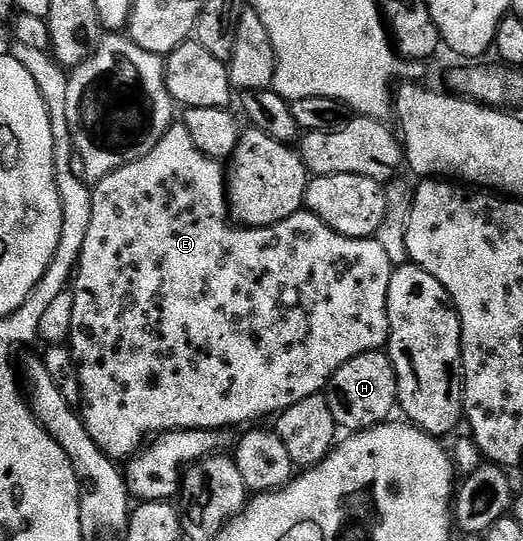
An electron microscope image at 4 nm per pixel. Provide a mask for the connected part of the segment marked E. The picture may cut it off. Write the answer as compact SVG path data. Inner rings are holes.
M175 123L146 155L123 165L121 168L115 169L114 172L111 172L109 176L103 177L92 188L91 225L87 228L87 241L83 241L83 253L81 254L81 260L77 262L75 278L71 284L71 290L74 295L74 312L71 316L71 327L67 343L77 362L77 372L81 382L80 417L85 423L87 433L91 433L91 441L95 441L95 445L99 445L99 449L103 449L103 453L108 459L114 461L128 461L132 459L145 446L150 437L156 437L162 431L186 431L187 429L207 429L208 427L229 429L234 426L232 423L249 423L252 419L259 418L260 415L276 416L291 405L295 405L295 401L303 401L303 397L322 394L329 385L330 377L347 361L351 361L368 351L380 351L389 342L387 285L391 285L391 277L393 276L395 265L387 257L387 252L383 249L383 245L379 245L379 241L375 237L371 239L343 237L339 233L335 233L335 229L331 229L326 223L319 221L319 217L315 217L310 211L304 209L296 211L291 217L287 217L287 221L279 221L273 227L243 227L234 225L229 214L229 201L225 190L226 178L227 175L223 170L222 164L216 159L208 159L203 153L199 153L199 149L195 149L195 141L191 141L190 133L185 125L183 123Z

